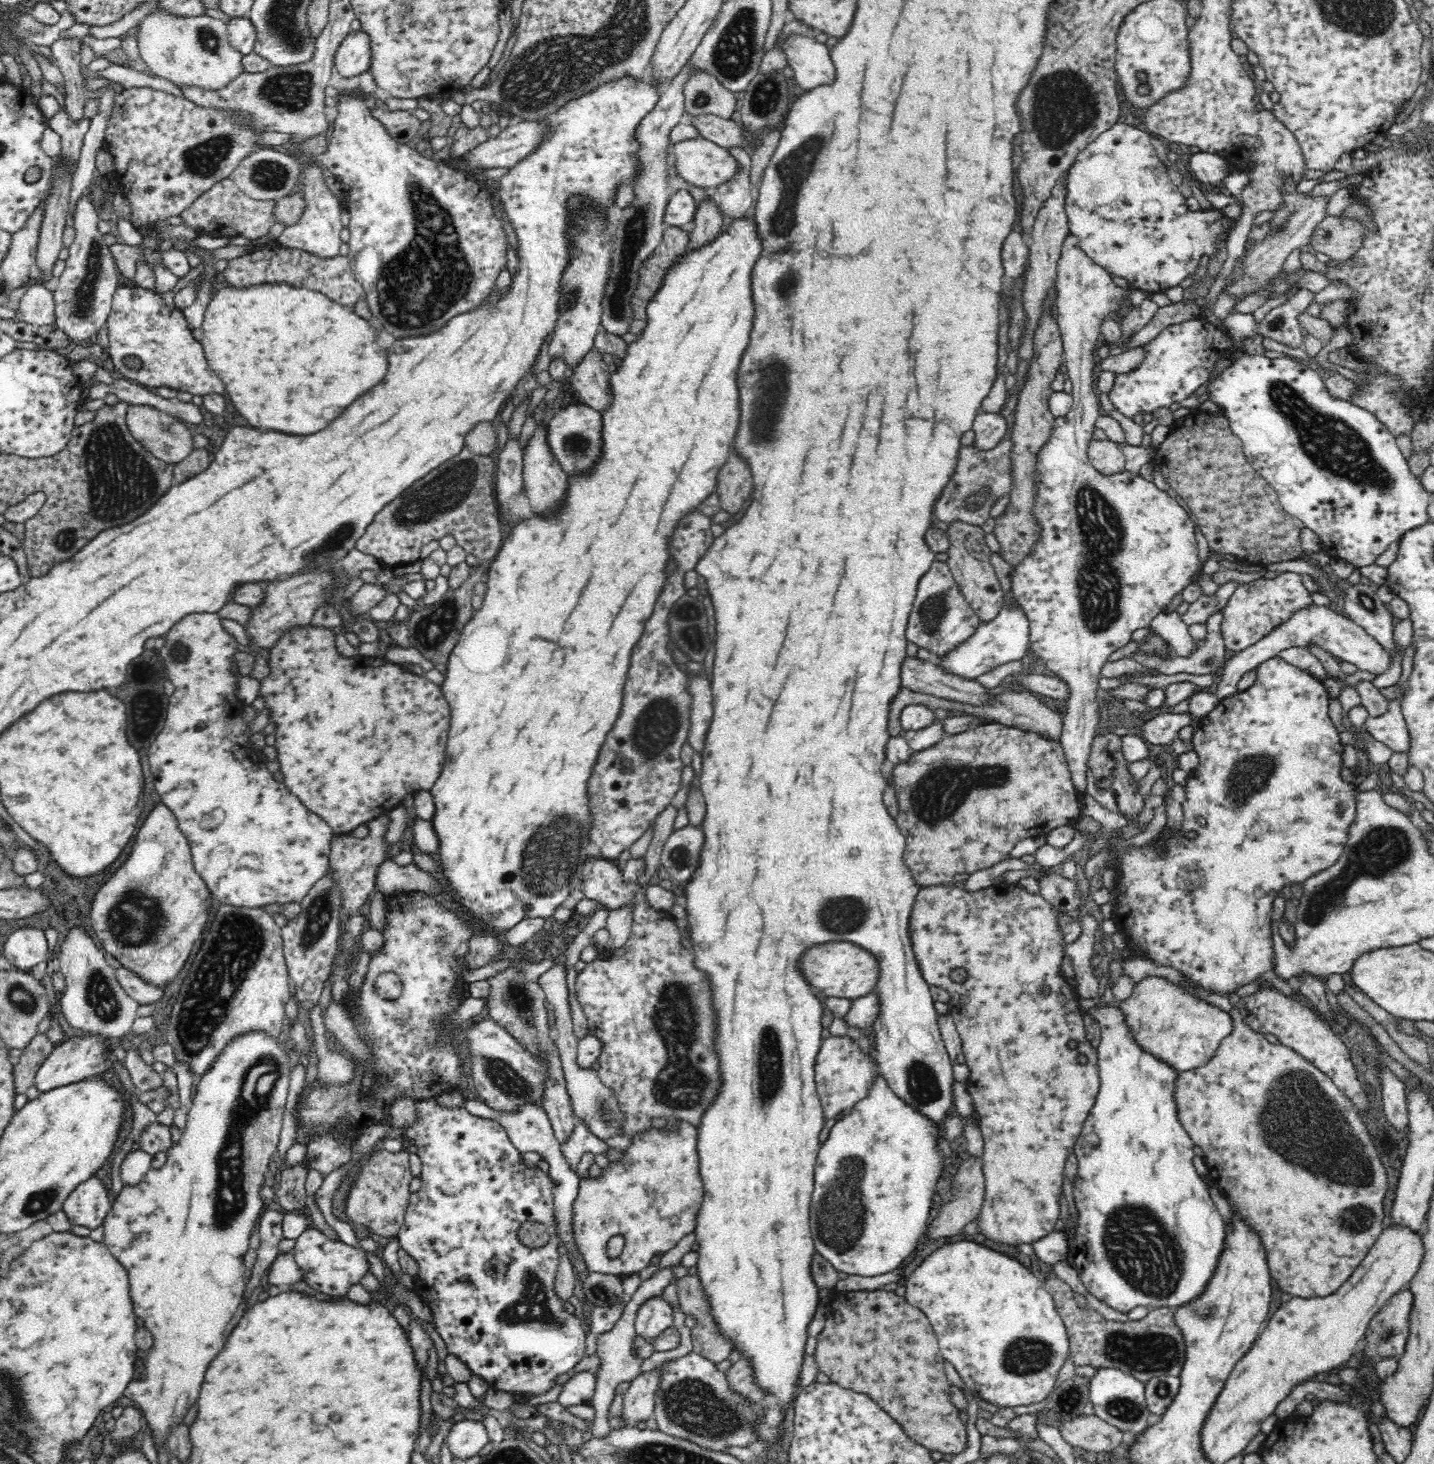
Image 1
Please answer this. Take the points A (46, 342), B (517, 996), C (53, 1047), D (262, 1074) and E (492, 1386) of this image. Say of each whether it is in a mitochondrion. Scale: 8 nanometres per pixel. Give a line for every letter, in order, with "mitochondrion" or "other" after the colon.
A: other
B: mitochondrion
C: other
D: mitochondrion
E: other

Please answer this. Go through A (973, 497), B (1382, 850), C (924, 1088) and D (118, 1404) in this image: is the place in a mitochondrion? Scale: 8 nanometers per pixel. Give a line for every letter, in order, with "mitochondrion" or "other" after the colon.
A: mitochondrion
B: mitochondrion
C: mitochondrion
D: other

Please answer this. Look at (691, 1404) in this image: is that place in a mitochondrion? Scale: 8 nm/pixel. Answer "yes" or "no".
yes

